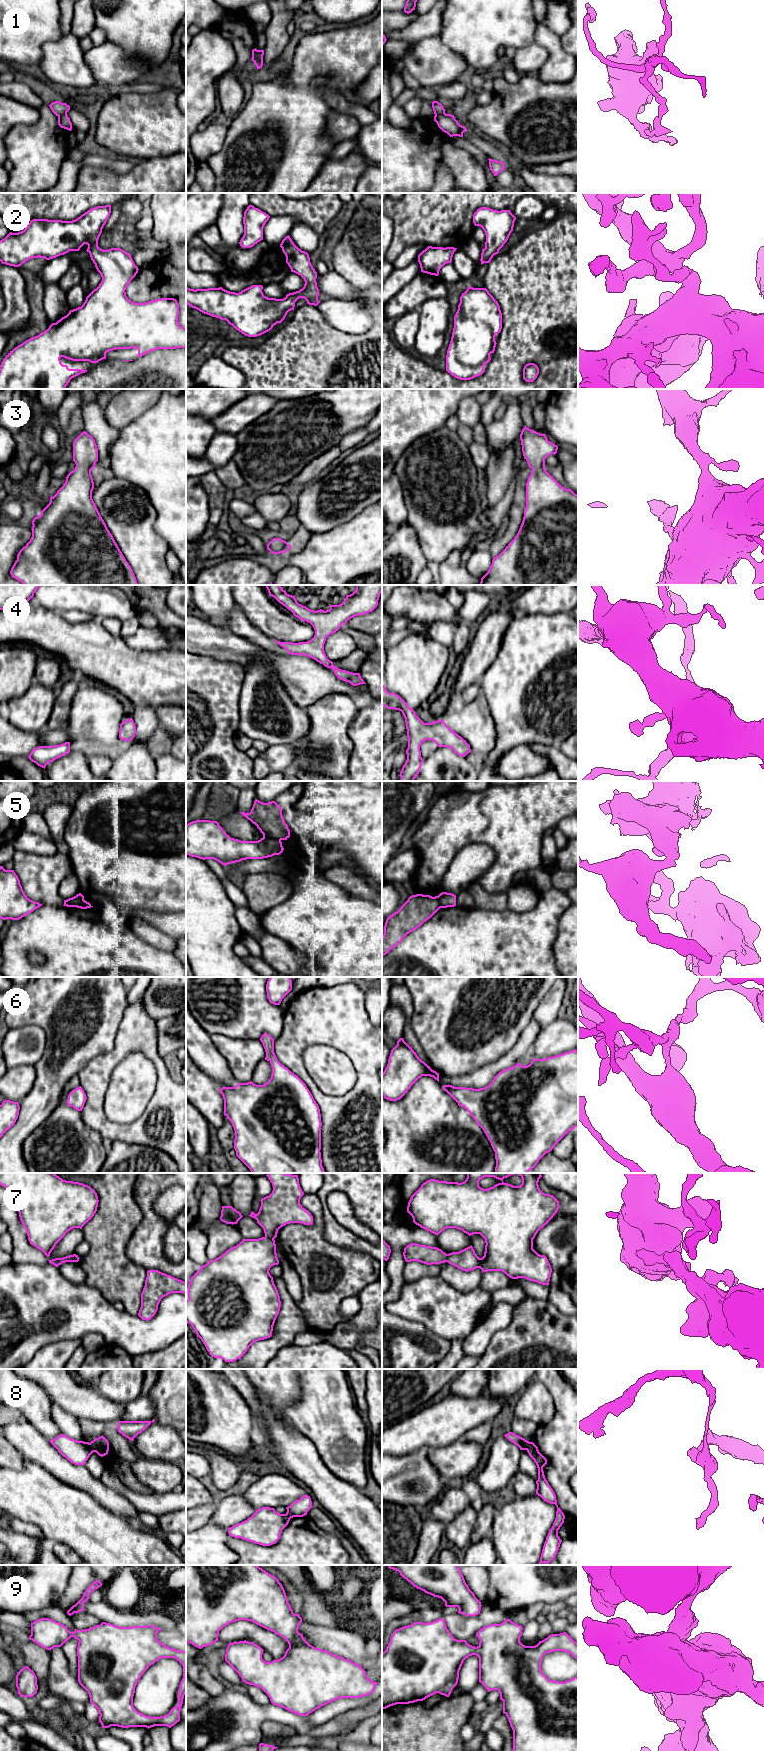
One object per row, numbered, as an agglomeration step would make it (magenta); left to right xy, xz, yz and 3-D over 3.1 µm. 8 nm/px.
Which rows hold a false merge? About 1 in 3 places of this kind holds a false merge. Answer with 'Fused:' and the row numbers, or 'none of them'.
Fused: 1, 5, 7, 8

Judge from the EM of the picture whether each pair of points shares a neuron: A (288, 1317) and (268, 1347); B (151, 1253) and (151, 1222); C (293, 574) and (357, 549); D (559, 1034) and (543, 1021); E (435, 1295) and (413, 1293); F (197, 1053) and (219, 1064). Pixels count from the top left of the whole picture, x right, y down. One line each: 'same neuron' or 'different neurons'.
A: same neuron
B: same neuron
C: different neurons
D: different neurons
E: same neuron
F: same neuron

